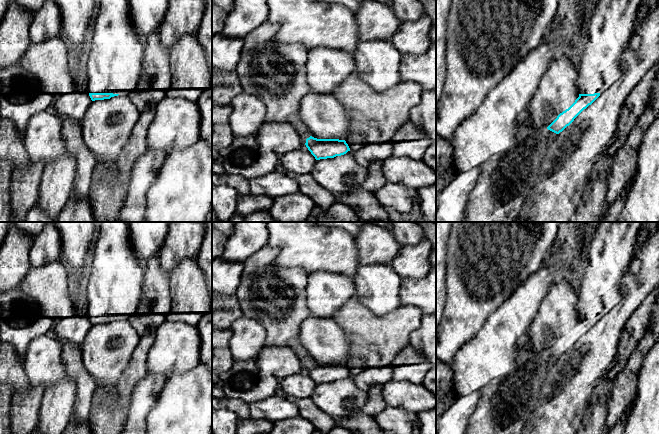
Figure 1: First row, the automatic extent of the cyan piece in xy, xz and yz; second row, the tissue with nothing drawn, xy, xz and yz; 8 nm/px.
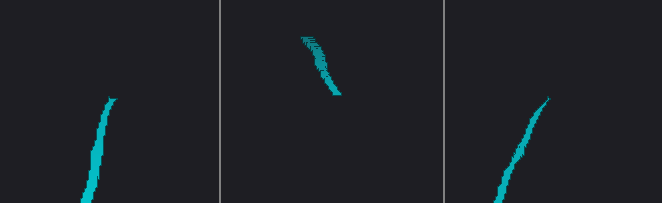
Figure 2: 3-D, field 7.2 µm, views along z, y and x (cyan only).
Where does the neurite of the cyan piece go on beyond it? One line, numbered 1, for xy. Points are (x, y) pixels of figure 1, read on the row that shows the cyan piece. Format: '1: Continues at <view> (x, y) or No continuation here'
1: No continuation here

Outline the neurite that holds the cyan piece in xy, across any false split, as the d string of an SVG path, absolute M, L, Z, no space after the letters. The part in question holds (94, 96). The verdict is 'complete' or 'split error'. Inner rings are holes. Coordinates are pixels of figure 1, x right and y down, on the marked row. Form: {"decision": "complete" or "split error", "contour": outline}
{"decision": "complete", "contour": "M89 93L89 96L92 101L110 99L111 97L118 95L119 94L113 94L113 93Z"}

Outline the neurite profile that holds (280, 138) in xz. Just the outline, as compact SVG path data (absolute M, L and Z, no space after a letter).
M265 122L255 137L261 147L273 151L278 157L286 152L301 149L305 145L305 139L289 122Z

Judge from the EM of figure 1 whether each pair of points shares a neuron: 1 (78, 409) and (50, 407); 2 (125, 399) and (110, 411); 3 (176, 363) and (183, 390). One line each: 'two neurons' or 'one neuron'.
1: two neurons
2: two neurons
3: two neurons

